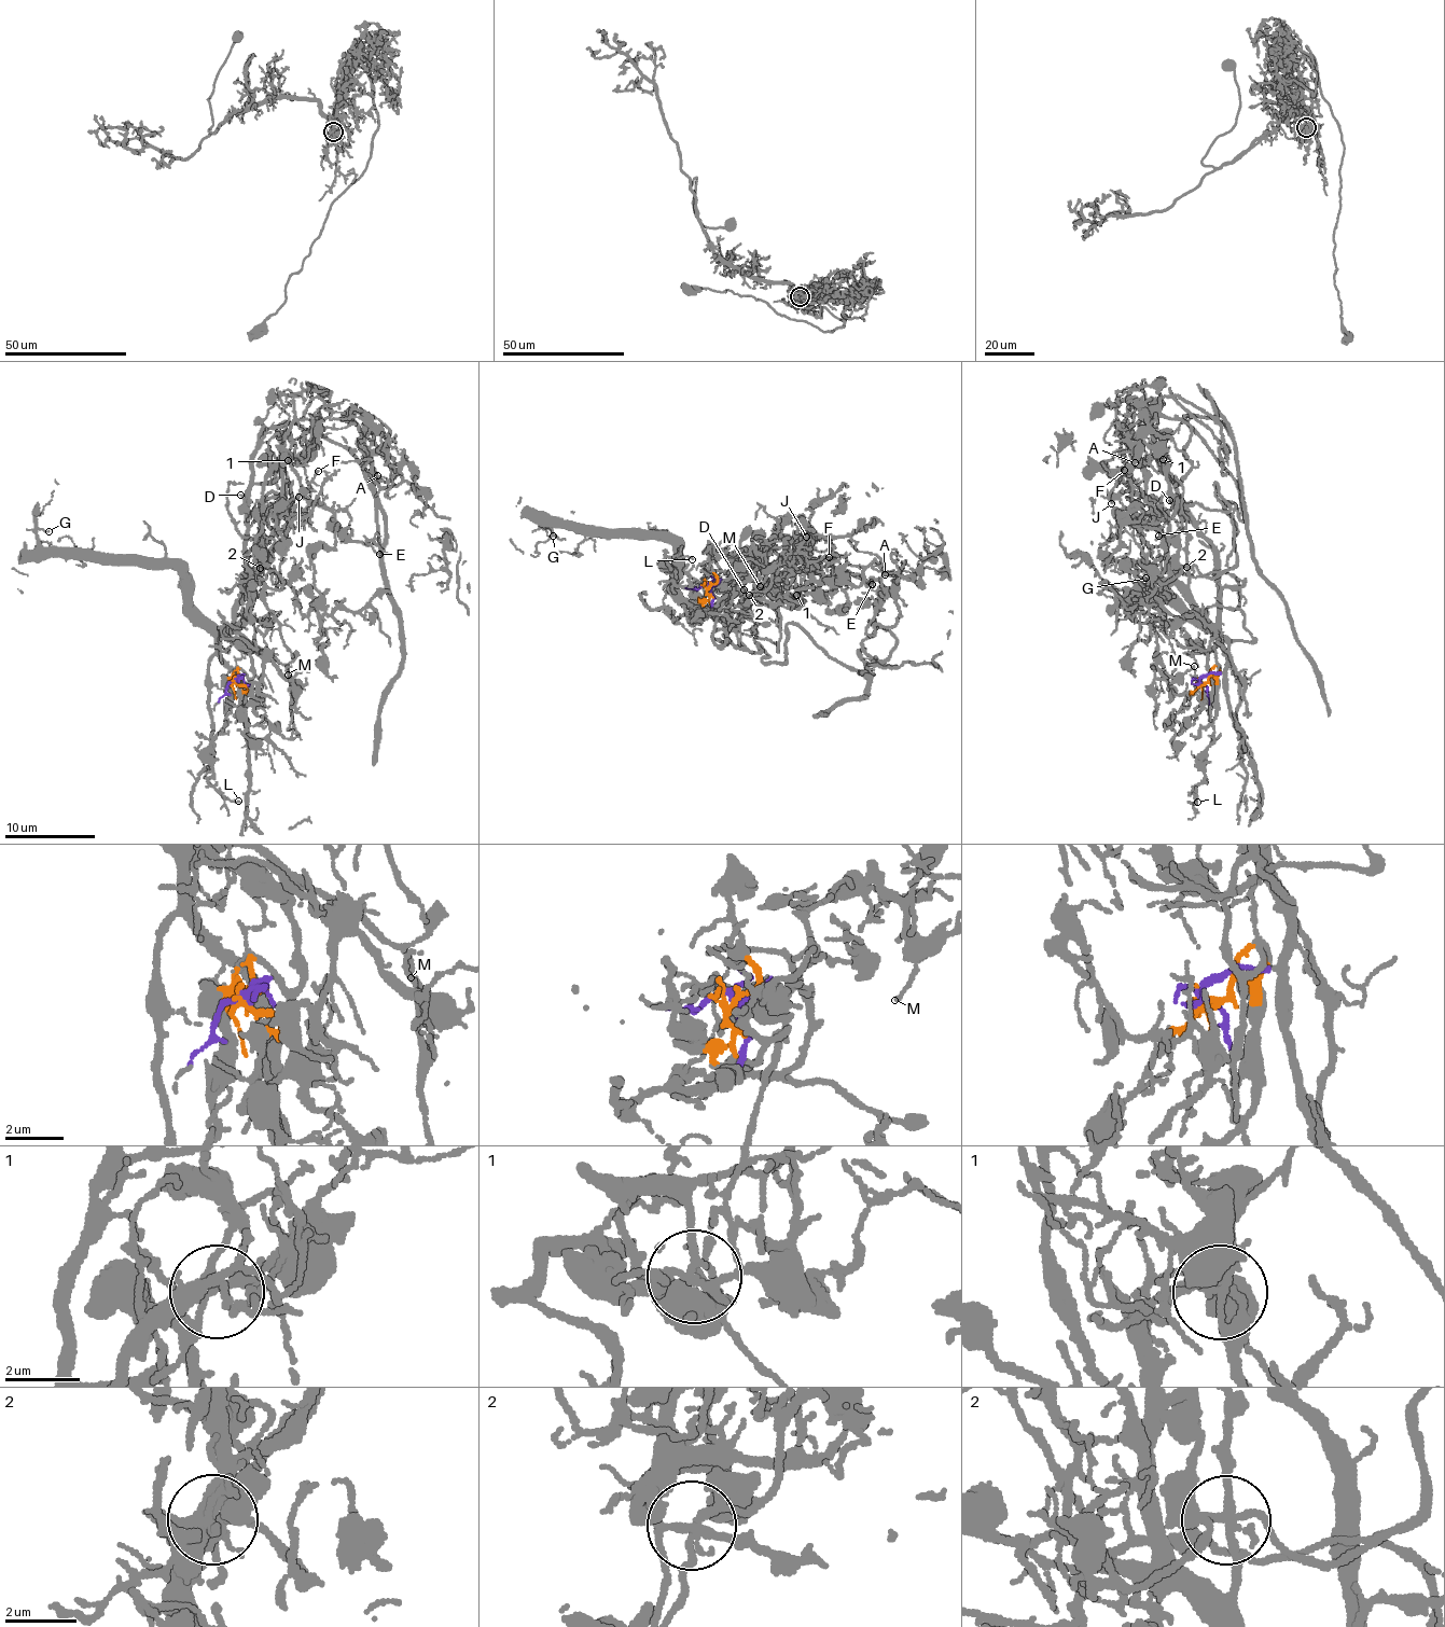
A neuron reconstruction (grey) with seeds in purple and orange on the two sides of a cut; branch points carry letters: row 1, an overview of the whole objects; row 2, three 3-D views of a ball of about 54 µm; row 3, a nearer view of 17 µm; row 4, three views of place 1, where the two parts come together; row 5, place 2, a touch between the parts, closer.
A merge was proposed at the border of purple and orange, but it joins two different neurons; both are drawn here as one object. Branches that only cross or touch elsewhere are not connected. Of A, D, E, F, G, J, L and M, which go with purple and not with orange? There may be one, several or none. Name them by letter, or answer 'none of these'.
G

